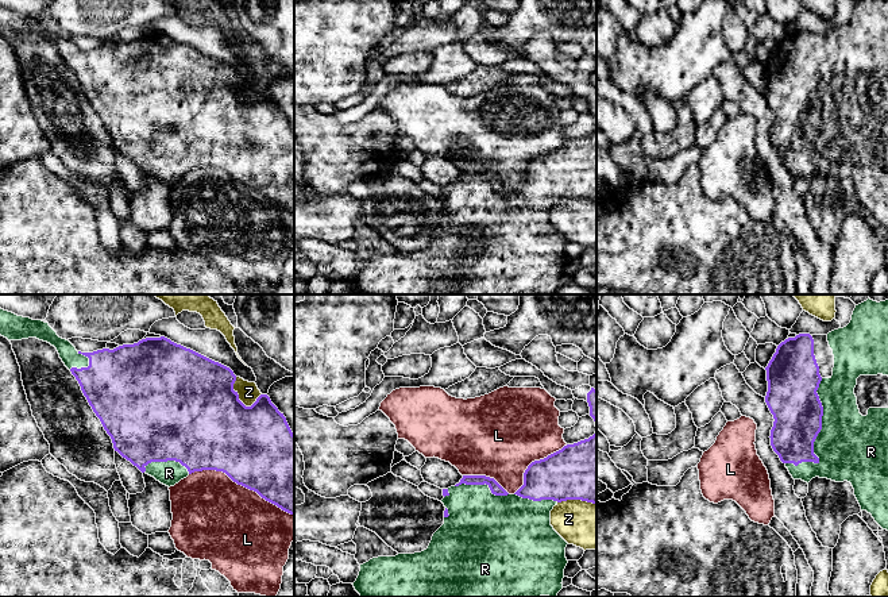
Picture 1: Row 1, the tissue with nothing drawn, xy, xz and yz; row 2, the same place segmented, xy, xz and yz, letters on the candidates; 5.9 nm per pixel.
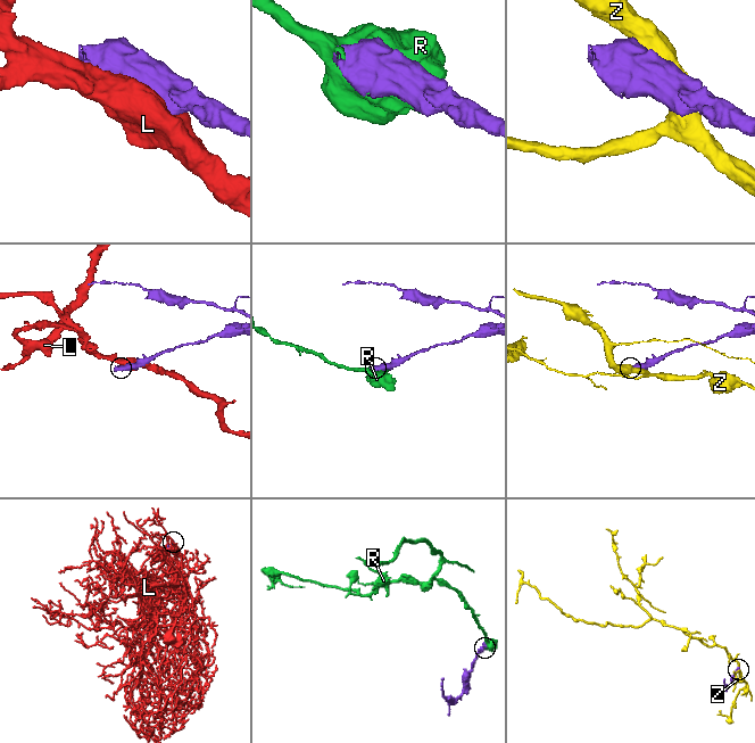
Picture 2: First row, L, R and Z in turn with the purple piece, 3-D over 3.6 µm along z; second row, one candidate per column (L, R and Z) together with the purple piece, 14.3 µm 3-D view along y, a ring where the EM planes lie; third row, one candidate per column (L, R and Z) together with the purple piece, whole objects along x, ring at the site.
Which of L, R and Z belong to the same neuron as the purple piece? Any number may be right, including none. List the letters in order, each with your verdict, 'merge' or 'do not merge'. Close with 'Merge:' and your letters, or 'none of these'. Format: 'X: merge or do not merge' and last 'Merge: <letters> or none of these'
L: do not merge
R: merge
Z: do not merge
Merge: R

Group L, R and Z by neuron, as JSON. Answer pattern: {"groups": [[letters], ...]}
{"groups": [["L"], ["R"], ["Z"]]}

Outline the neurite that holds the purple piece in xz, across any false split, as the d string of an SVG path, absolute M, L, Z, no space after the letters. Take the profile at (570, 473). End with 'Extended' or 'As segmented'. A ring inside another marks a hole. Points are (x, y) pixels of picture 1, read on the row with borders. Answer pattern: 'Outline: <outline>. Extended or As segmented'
Outline: M596 431L588 439L567 444L547 458L532 462L524 473L524 485L514 494L509 494L494 478L463 475L459 484L443 489L443 496L441 502L445 507L444 524L433 534L428 548L414 554L378 556L360 565L359 575L352 583L360 597L556 597L563 589L564 569L568 563L565 558L568 543L551 525L551 511L555 505L567 500L582 500L596 504Z. Extended

